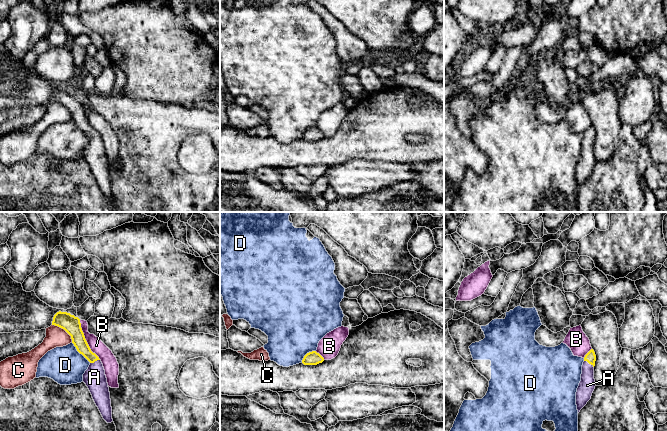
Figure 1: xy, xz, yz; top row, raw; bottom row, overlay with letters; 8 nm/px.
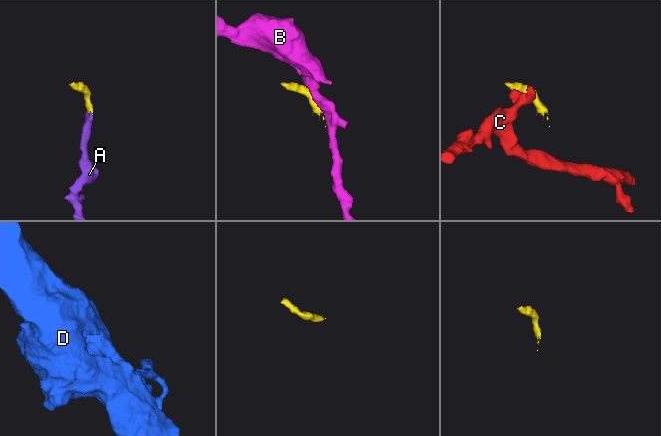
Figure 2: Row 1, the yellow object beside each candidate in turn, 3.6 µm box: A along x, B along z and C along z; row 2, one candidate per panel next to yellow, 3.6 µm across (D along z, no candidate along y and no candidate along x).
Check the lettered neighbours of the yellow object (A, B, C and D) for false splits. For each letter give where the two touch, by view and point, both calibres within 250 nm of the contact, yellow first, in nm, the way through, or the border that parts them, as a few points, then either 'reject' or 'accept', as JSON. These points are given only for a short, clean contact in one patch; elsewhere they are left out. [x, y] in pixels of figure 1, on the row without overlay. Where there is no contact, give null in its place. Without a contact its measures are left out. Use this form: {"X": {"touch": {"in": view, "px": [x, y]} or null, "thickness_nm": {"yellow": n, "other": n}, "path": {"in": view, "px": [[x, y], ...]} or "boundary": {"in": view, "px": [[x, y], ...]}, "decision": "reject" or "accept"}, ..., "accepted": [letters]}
{"A": {"touch": {"in": "yz", "px": [589, 139]}, "thickness_nm": {"yellow": 90, "other": 130}, "path": {"in": "yz", "px": [[590, 133], [589, 139], [587, 161]]}, "decision": "accept"}, "B": {"touch": {"in": "xy", "px": [85, 115]}, "thickness_nm": {"yellow": 140, "other": 120}, "boundary": {"in": "xy", "px": [[79, 95], [81, 106], [89, 124], [100, 135]]}, "decision": "reject"}, "C": {"touch": {"in": "xy", "px": [64, 105]}, "thickness_nm": {"yellow": 140, "other": 160}, "boundary": {"in": "xy", "px": [[52, 100], [61, 103], [70, 112], [72, 118]]}, "decision": "reject"}, "D": {"touch": {"in": "xy", "px": [80, 129]}, "thickness_nm": {"yellow": 140, "other": 300}, "boundary": {"in": "xy", "px": [[72, 118], [75, 124], [90, 138]]}, "decision": "reject"}, "accepted": ["A"]}

